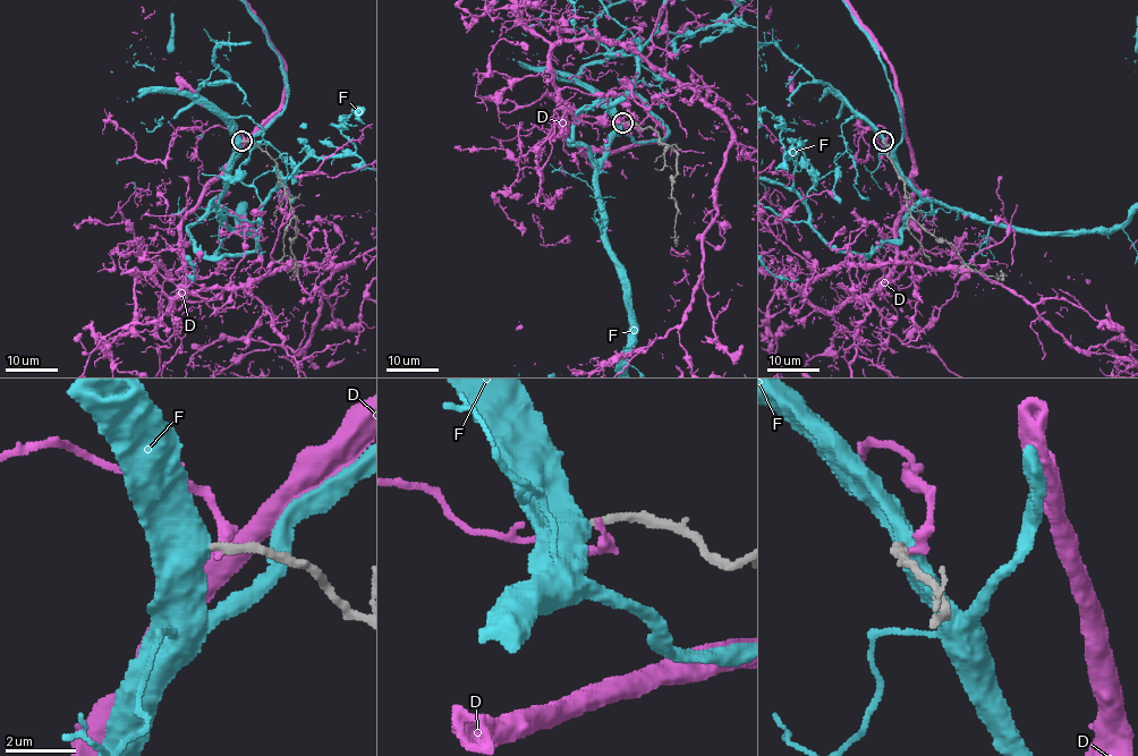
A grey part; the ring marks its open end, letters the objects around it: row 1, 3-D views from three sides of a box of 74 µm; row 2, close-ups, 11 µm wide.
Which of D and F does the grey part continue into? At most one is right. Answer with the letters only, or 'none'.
F

